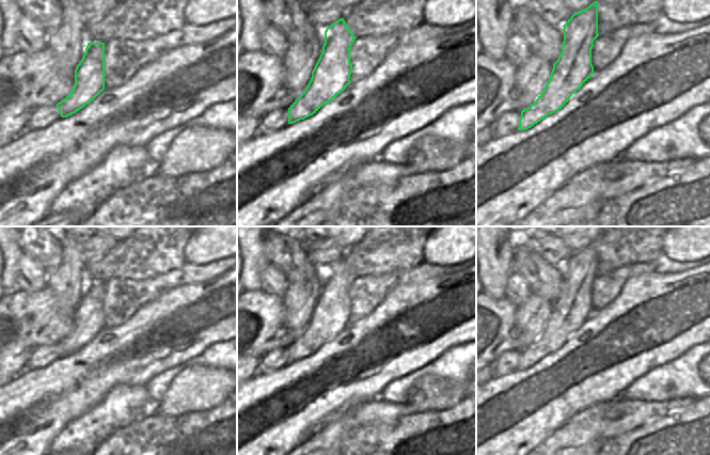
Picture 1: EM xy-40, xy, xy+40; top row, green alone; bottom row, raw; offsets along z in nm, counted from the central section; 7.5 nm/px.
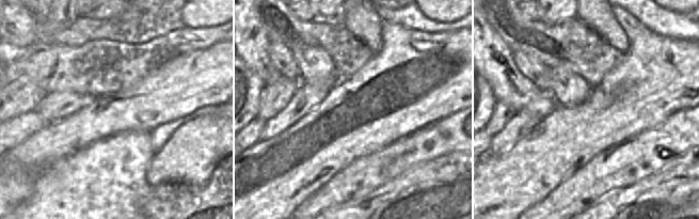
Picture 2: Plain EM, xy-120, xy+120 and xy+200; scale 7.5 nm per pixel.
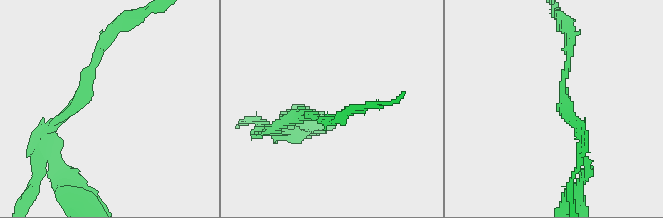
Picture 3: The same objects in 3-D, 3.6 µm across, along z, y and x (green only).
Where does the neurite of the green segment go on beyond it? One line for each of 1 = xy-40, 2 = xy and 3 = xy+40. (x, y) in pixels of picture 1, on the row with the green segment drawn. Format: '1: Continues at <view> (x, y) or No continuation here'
1: No continuation here
2: No continuation here
3: No continuation here

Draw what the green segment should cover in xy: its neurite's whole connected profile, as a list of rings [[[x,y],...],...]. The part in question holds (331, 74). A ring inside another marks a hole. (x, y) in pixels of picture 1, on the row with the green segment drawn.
[[[344,18],[326,29],[322,52],[312,78],[303,93],[288,108],[288,124],[313,115],[350,84],[350,49],[356,38]]]

